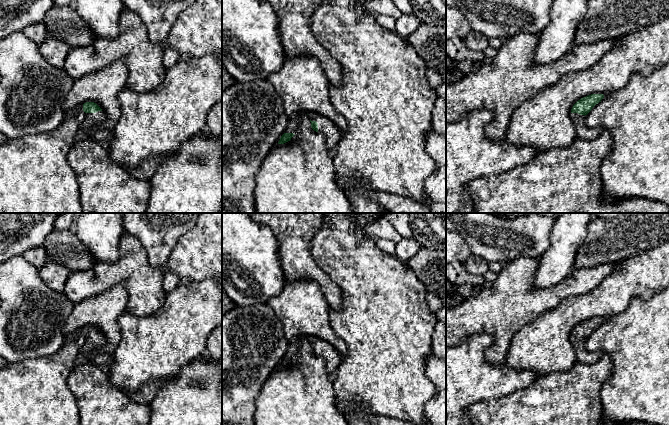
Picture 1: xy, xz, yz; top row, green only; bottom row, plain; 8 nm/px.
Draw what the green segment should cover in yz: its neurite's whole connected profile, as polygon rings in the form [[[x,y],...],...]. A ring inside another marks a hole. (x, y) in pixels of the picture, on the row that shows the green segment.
[[[591,94],[578,100],[571,109],[570,118],[575,125],[576,136],[579,139],[591,141],[597,138],[603,131],[602,127],[588,127],[585,124],[585,115],[601,102],[603,94]]]

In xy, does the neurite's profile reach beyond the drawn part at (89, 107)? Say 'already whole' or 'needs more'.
needs more

